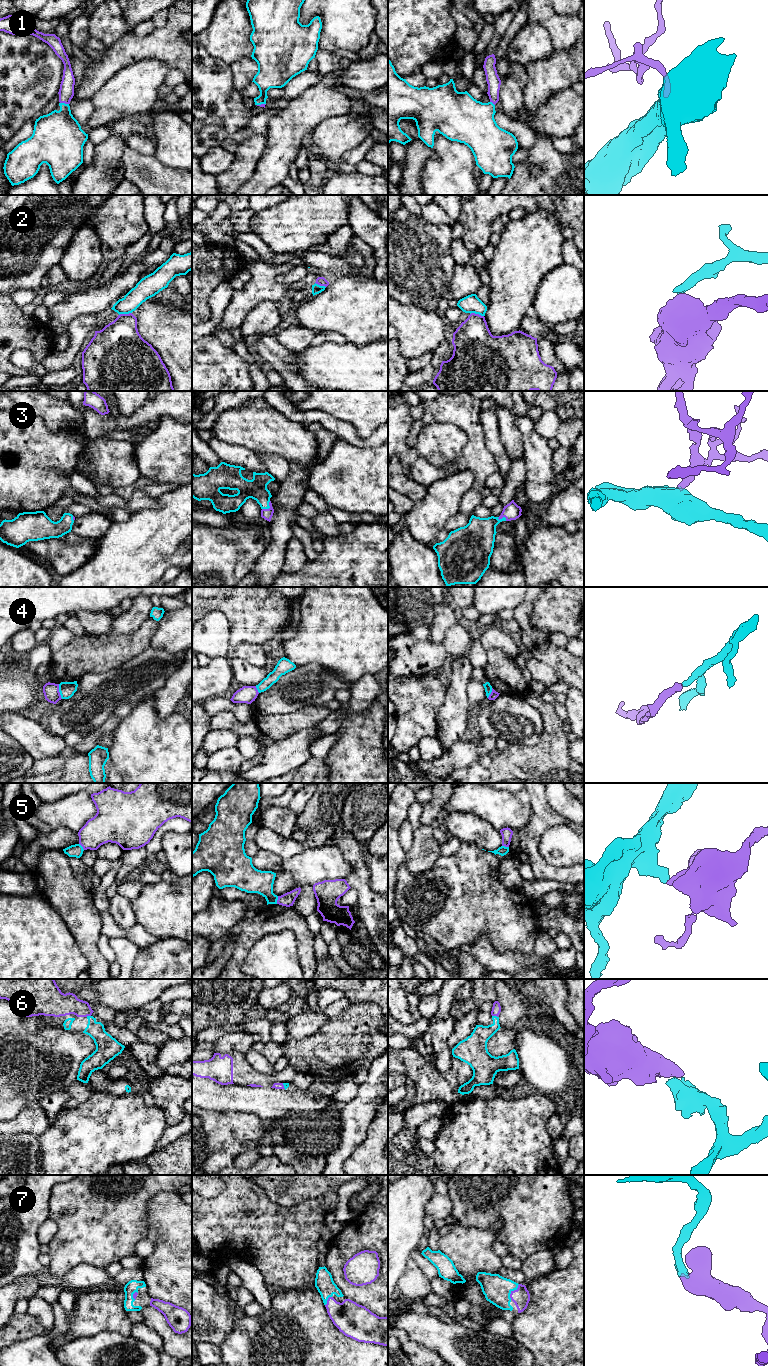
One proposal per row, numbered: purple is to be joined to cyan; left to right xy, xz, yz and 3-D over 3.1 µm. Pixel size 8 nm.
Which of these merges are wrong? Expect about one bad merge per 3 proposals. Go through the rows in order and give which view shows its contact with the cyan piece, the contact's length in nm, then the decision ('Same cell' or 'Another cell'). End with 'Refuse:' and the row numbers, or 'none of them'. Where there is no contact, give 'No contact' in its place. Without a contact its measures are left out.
1: Touches cyan in xy. Shared border 70 nm. Same cell
2: Touches cyan in yz. Shared border 110 nm. Another cell
3: Touches cyan in xz. Shared border 100 nm. Same cell
4: Touches cyan in xy. Shared border 120 nm. Another cell
5: Touches cyan in xz. Shared border 70 nm. Another cell
6: Touches cyan in yz. Shared border 50 nm. Same cell
7: Touches cyan in yz. Shared border 150 nm. Same cell
Refuse: 2, 4, 5

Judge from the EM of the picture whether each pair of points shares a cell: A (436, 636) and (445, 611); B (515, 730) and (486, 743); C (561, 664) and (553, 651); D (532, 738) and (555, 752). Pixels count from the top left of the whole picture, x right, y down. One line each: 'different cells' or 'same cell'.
A: same cell
B: different cells
C: same cell
D: different cells

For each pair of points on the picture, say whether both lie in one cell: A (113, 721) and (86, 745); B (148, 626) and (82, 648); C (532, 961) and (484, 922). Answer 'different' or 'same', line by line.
A: same
B: same
C: different

